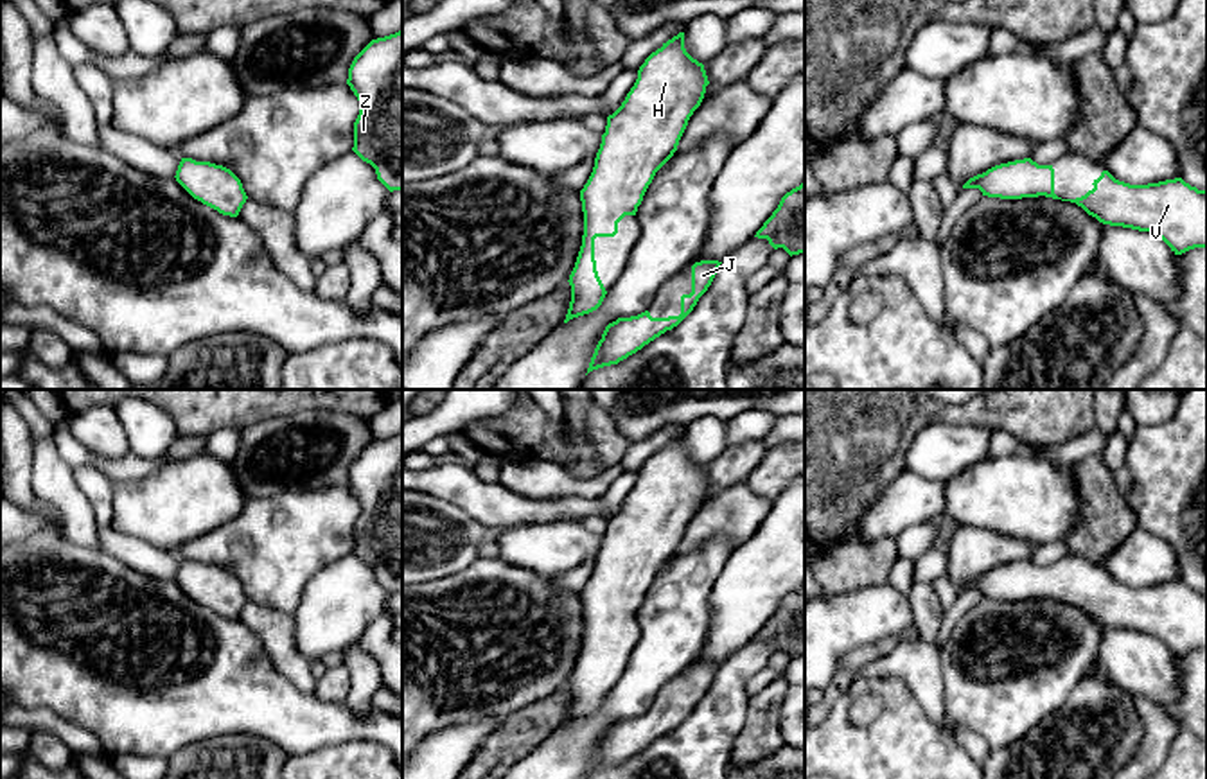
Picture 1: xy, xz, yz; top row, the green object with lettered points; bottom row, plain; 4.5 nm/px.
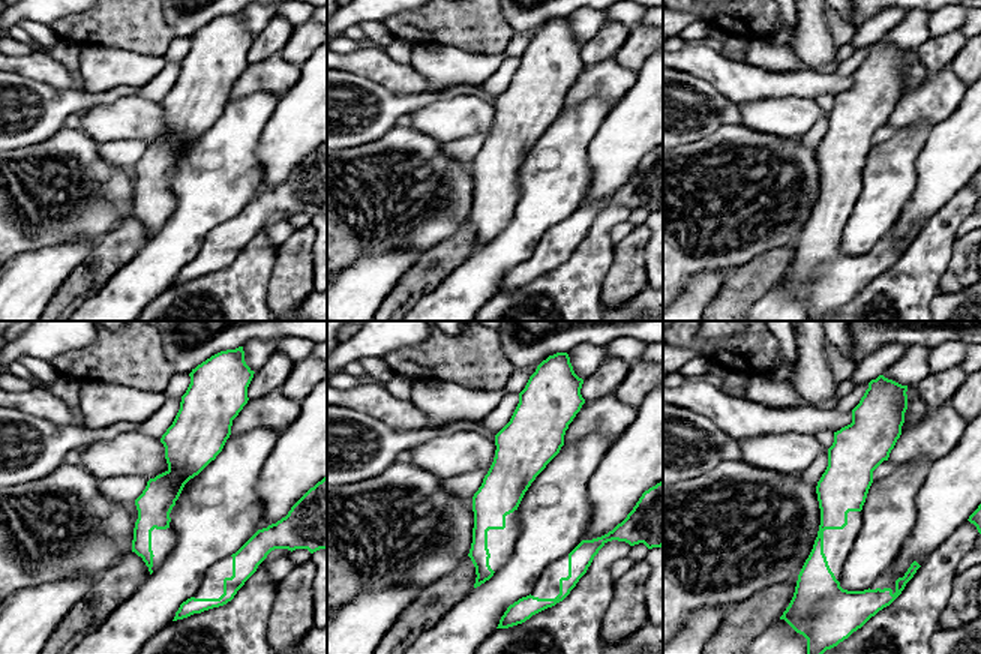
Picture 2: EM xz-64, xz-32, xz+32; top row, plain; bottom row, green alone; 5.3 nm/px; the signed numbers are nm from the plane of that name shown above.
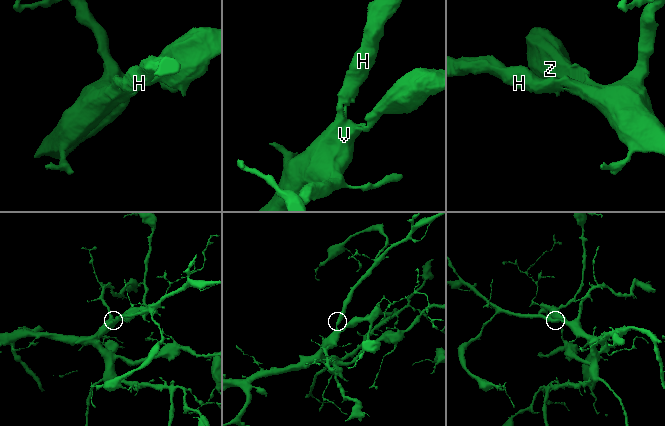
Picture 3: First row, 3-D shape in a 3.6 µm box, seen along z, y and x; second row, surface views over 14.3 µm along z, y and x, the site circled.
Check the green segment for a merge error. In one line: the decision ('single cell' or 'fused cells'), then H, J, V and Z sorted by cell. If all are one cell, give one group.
single cell | H J V Z

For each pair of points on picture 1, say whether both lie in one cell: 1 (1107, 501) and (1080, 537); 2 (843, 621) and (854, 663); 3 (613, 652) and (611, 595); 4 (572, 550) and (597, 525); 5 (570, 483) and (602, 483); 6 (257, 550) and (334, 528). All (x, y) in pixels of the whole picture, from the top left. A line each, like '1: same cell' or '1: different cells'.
1: same cell
2: different cells
3: same cell
4: different cells
5: same cell
6: same cell

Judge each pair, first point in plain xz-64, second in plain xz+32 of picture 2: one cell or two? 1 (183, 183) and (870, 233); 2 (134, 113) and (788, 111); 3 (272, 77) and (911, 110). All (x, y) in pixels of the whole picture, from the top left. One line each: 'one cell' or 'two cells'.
1: one cell
2: one cell
3: one cell

